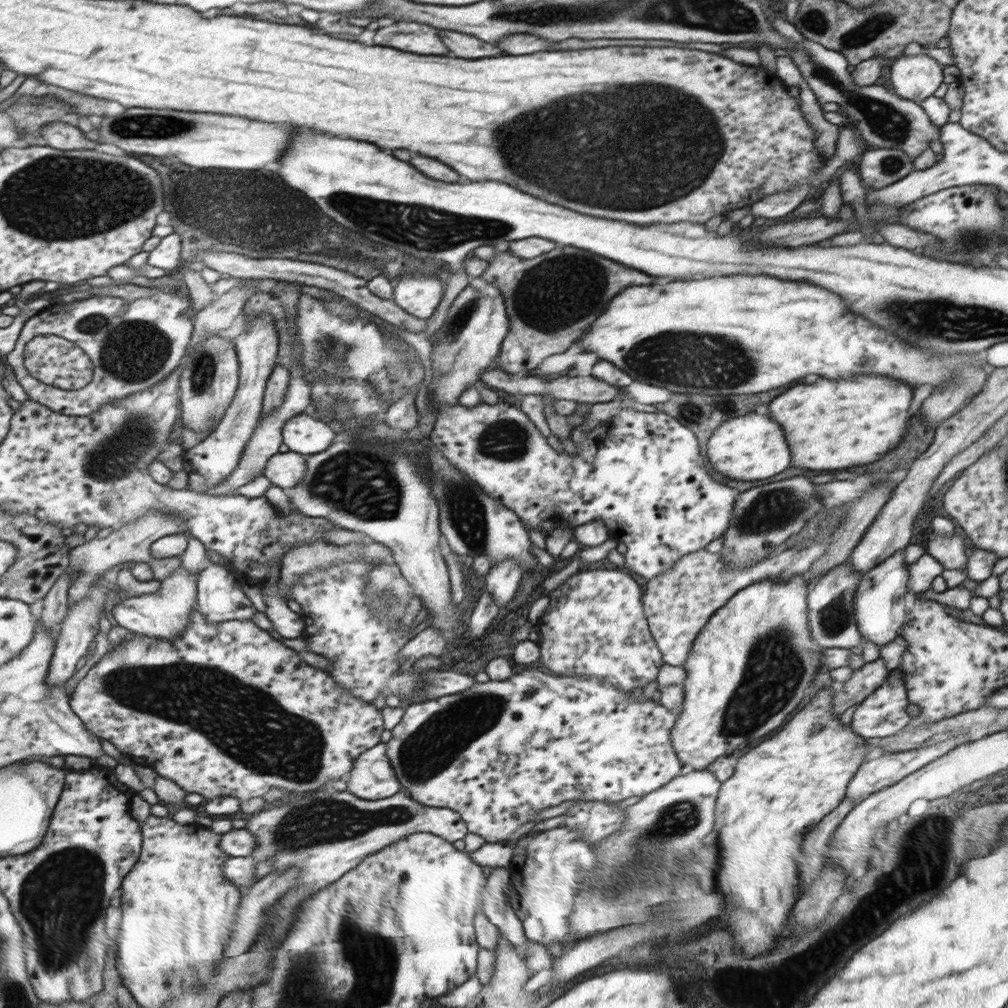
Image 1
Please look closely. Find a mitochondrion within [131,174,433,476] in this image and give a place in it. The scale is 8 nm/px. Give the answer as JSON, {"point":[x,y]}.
{"point":[231,214]}

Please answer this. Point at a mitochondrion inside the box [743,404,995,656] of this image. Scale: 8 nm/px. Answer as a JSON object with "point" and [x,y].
{"point":[832,620]}

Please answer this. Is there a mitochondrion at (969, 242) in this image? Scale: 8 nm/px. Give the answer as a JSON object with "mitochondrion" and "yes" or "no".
{"mitochondrion":"yes"}

